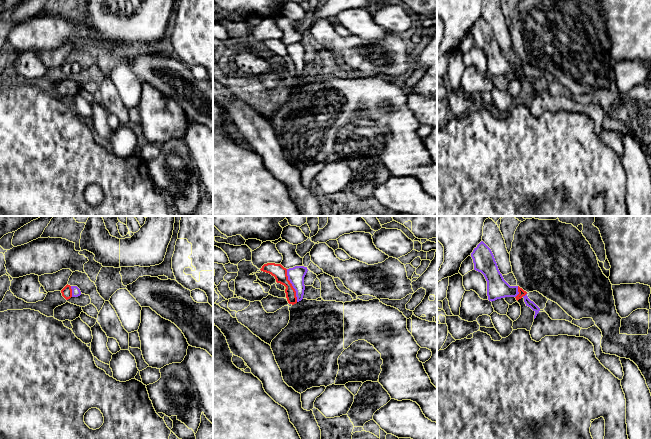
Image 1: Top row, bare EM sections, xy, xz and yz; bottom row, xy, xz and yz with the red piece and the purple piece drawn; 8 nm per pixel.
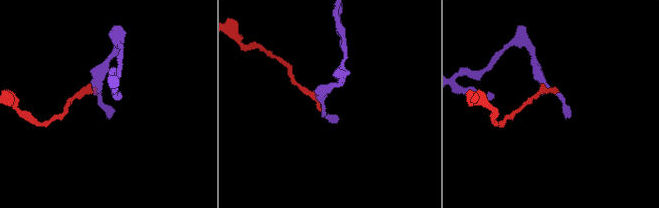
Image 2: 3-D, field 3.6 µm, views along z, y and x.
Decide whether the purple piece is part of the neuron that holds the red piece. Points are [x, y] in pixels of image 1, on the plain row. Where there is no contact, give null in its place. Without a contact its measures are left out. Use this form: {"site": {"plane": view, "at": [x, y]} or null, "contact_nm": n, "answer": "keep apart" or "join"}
{"site": {"plane": "xz", "at": [291, 61]}, "contact_nm": 280, "answer": "keep apart"}

